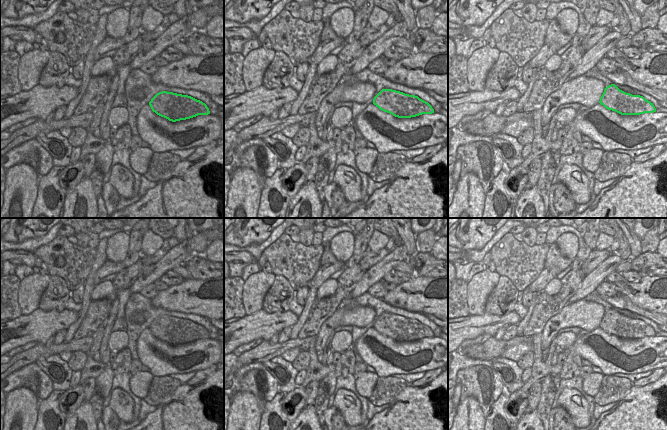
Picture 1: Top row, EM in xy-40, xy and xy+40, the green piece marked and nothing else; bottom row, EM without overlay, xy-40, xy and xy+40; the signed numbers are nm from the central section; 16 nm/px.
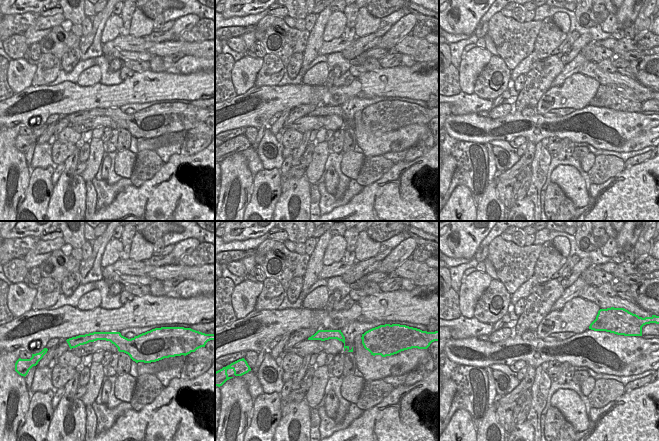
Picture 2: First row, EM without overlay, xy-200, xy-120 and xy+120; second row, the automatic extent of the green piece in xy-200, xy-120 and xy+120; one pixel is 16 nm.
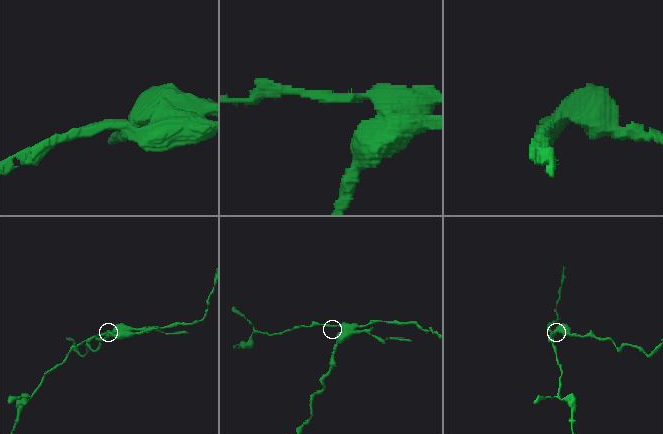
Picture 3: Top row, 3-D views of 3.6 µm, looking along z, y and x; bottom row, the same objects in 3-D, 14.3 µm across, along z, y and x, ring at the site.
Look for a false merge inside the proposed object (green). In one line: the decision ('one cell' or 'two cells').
two cells

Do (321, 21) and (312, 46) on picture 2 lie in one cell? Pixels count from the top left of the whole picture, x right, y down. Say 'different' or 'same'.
same

